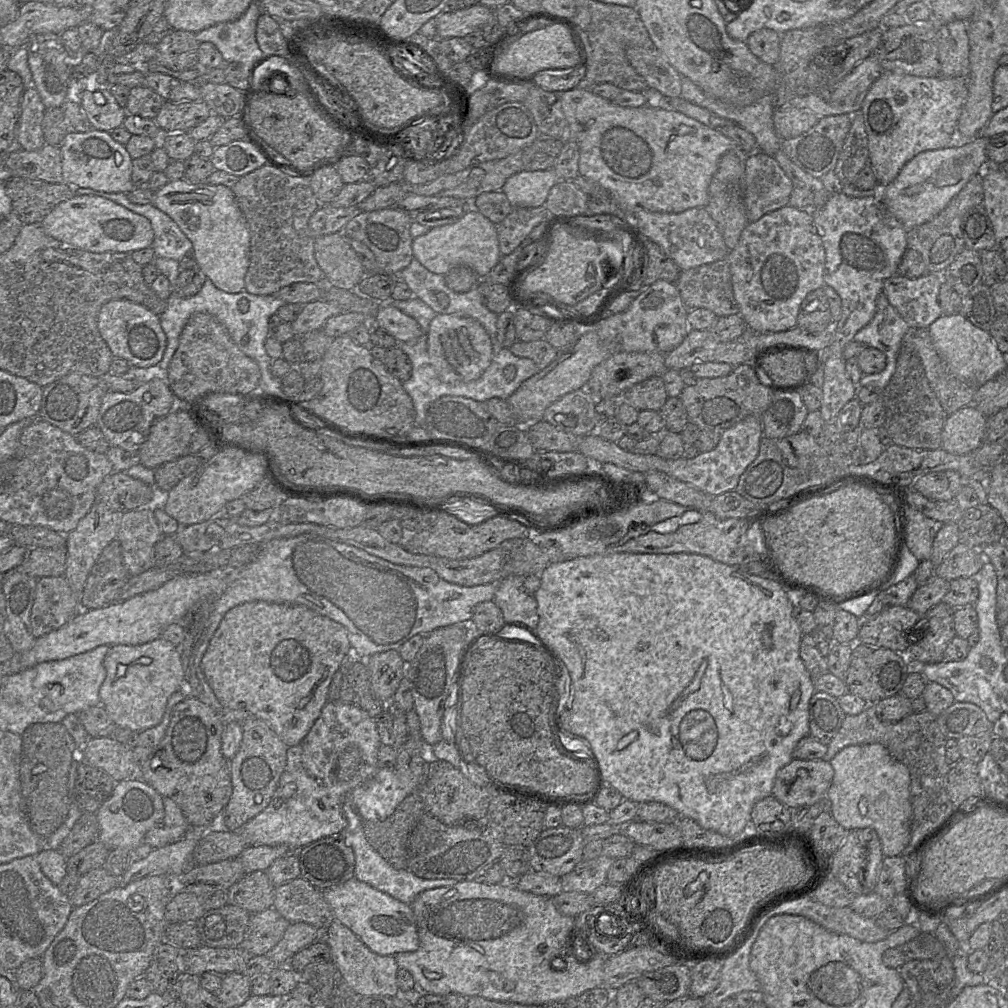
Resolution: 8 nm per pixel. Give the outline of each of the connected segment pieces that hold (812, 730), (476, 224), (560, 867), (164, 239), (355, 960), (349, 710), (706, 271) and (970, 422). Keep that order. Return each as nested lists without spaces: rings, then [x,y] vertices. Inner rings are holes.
[[[816,691],[809,700],[809,735],[828,745],[846,715],[836,697]]]
[[[468,208],[452,224],[431,228],[427,233],[413,238],[413,256],[426,269],[436,274],[447,274],[457,266],[467,266],[480,279],[486,278],[501,260],[496,224],[475,208]]]
[[[560,825],[557,828],[544,829],[534,842],[528,847],[530,853],[531,870],[546,872],[562,877],[583,861],[583,848],[585,840],[580,828],[569,828]]]
[[[78,188],[77,195],[92,195],[109,199],[130,211],[146,217],[154,231],[152,248],[156,258],[179,261],[186,253],[193,250],[193,245],[176,222],[153,204],[139,205],[132,203],[125,193],[108,193],[91,188]]]
[[[334,919],[324,932],[324,940],[331,949],[331,961],[340,970],[347,984],[362,995],[398,995],[397,970],[399,966],[393,955],[372,952],[348,927]]]
[[[340,700],[328,701],[322,708],[319,717],[315,720],[313,726],[304,739],[297,745],[288,747],[286,766],[280,777],[277,790],[273,795],[269,805],[260,814],[245,823],[238,831],[234,832],[238,832],[248,846],[274,846],[284,844],[288,845],[292,849],[300,849],[316,840],[342,832],[347,826],[347,820],[342,810],[344,796],[350,790],[365,783],[376,774],[377,770],[379,769],[378,749],[381,744],[382,743],[378,733],[377,722],[375,719],[370,717],[366,711],[362,710],[356,705],[345,703]]]
[[[727,258],[683,270],[675,283],[688,309],[706,308],[718,317],[740,313]]]
[[[972,405],[948,416],[941,433],[941,449],[965,455],[980,448],[985,442],[987,418]]]

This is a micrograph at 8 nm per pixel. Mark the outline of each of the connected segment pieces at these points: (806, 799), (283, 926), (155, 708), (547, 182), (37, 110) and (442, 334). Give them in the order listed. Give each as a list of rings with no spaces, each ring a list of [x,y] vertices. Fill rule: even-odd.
[[[793,758],[778,771],[772,796],[789,808],[814,805],[827,796],[833,776],[828,761]]]
[[[274,908],[251,914],[244,939],[239,946],[250,955],[265,955],[283,937],[290,925]]]
[[[162,637],[141,645],[110,646],[103,665],[106,678],[99,689],[100,705],[117,727],[138,733],[158,725],[169,697],[186,688],[180,647]]]
[[[553,167],[546,170],[522,170],[507,179],[502,191],[513,208],[545,206],[550,189],[560,181]]]
[[[33,85],[27,87],[21,99],[21,115],[18,120],[16,142],[26,151],[42,148],[46,143],[42,130],[45,106]]]
[[[437,314],[428,330],[427,350],[438,378],[448,384],[466,383],[478,379],[492,361],[491,338],[483,325],[473,317],[457,314]]]

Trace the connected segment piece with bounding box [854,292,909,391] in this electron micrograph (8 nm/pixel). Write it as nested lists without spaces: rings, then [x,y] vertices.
[[[880,293],[874,318],[857,332],[854,342],[882,351],[886,356],[886,367],[880,373],[863,376],[858,387],[874,387],[882,391],[888,385],[896,369],[902,339],[908,329],[909,325],[890,304],[887,296]]]

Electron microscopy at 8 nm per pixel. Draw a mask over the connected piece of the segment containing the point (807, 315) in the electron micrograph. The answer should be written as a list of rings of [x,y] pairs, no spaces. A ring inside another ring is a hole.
[[[823,287],[804,298],[797,318],[797,326],[810,332],[822,331],[833,322],[830,305]]]

